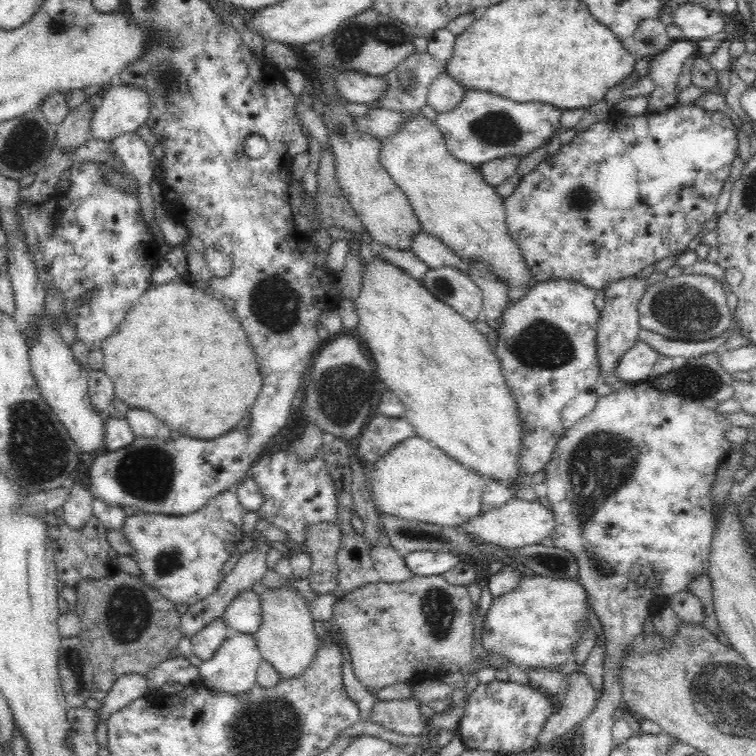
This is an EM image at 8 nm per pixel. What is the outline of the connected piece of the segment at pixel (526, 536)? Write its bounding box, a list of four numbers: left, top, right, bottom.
[461,497,555,549]

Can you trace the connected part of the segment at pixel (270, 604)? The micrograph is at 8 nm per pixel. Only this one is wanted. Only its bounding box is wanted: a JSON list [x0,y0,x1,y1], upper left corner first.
[253,580,318,678]

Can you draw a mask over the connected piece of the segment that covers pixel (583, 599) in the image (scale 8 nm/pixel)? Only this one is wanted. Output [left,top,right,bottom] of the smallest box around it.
[481,575,591,669]

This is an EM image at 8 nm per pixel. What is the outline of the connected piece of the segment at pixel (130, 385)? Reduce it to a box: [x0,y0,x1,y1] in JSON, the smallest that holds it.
[101,277,262,440]

